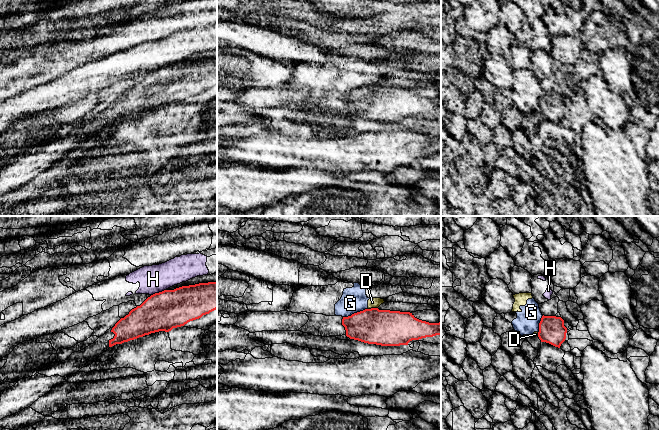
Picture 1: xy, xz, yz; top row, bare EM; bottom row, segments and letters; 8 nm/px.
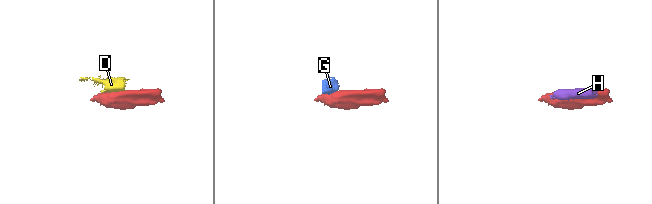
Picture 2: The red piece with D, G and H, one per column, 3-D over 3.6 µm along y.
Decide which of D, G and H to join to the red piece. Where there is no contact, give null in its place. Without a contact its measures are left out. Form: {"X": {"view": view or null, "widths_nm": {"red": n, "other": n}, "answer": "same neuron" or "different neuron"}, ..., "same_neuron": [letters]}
{"D": {"view": "xz", "widths_nm": {"red": 280, "other": 80}, "answer": "different neuron"}, "G": {"view": "xz", "widths_nm": {"red": 280, "other": 200}, "answer": "different neuron"}, "H": {"view": "xy", "widths_nm": {"red": 320, "other": 220}, "answer": "different neuron"}, "same_neuron": []}

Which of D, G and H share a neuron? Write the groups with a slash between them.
D G / H

